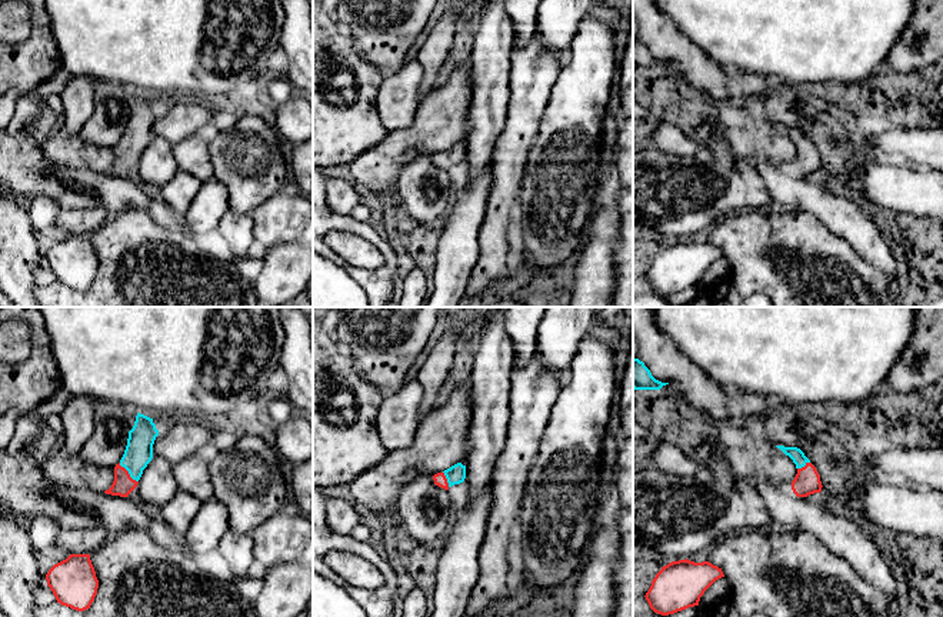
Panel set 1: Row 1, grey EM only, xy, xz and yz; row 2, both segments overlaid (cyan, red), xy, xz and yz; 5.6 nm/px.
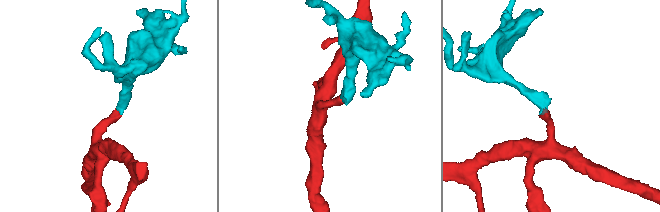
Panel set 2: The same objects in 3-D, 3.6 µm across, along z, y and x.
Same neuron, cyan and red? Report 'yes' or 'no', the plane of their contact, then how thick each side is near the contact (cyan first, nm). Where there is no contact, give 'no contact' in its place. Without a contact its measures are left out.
yes | xy | 160/120 nm

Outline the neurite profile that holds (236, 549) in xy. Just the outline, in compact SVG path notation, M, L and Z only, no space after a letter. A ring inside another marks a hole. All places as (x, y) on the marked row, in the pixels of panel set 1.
M229 530L221 537L217 550L236 577L244 576L254 561L253 538L246 533Z

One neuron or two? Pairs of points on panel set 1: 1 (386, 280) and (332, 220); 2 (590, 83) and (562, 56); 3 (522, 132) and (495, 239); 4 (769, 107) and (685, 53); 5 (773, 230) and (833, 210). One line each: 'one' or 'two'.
1: one
2: two
3: one
4: one
5: two

